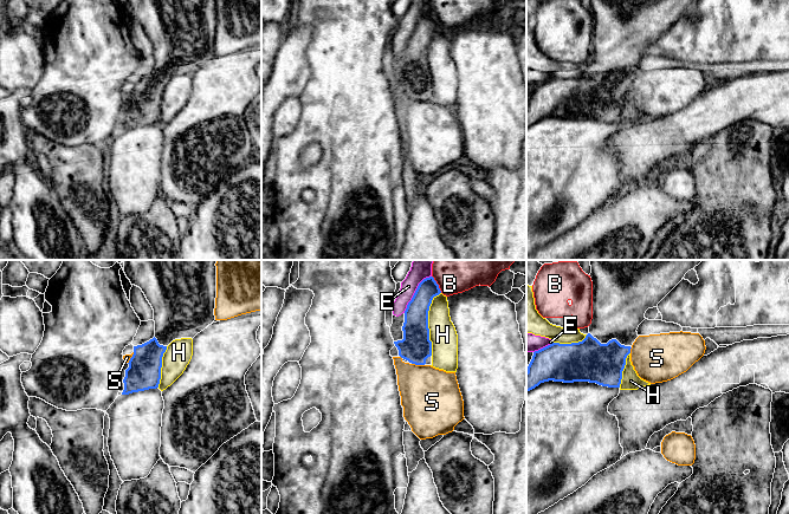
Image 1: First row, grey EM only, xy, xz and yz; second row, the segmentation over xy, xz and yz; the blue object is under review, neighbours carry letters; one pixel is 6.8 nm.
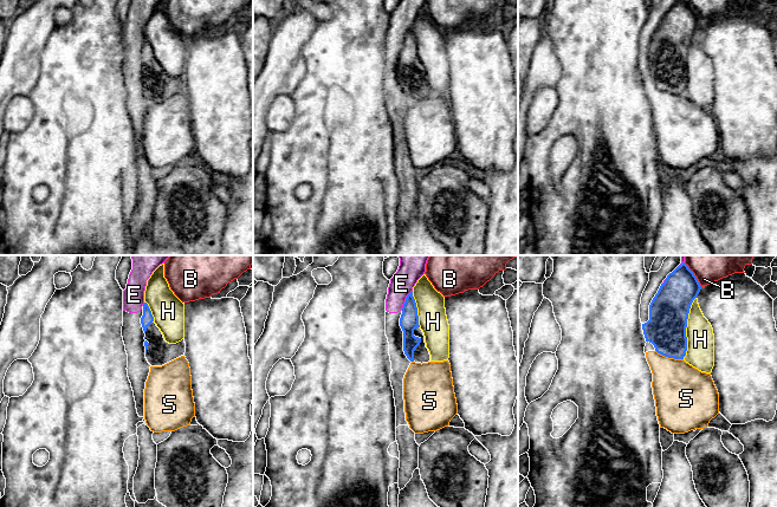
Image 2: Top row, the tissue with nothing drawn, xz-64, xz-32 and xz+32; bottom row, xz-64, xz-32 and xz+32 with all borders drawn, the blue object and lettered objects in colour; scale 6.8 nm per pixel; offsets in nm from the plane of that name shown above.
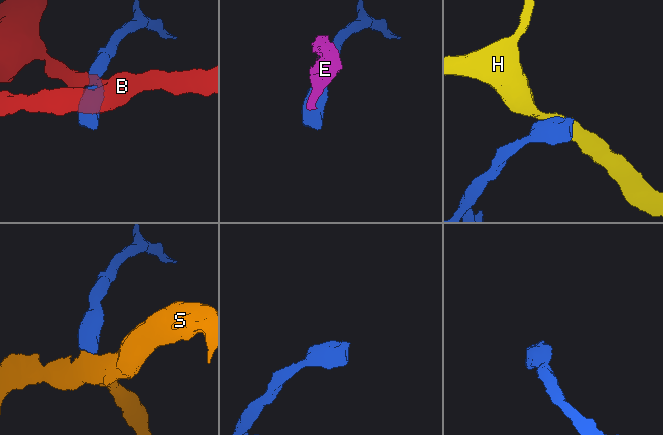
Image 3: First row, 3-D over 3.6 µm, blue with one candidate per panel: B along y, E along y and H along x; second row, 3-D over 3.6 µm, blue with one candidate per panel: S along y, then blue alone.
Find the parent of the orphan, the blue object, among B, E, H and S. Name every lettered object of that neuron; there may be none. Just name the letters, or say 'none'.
none

